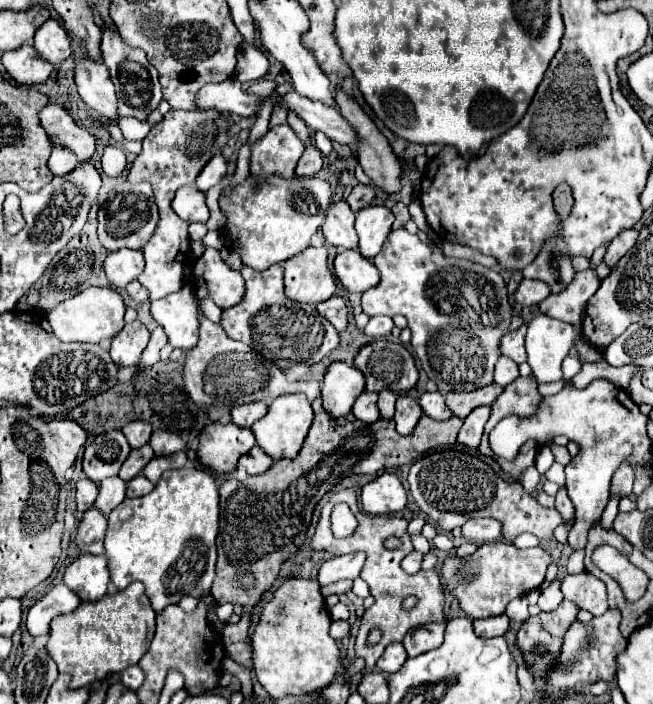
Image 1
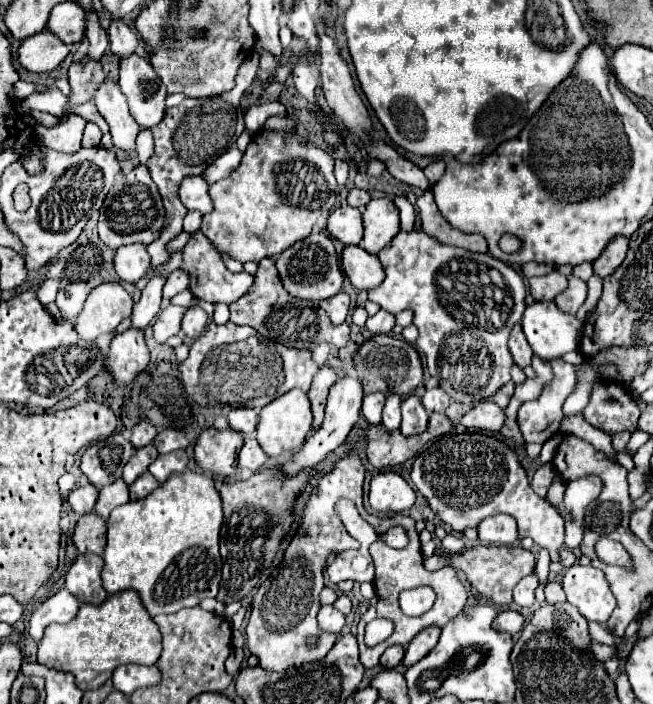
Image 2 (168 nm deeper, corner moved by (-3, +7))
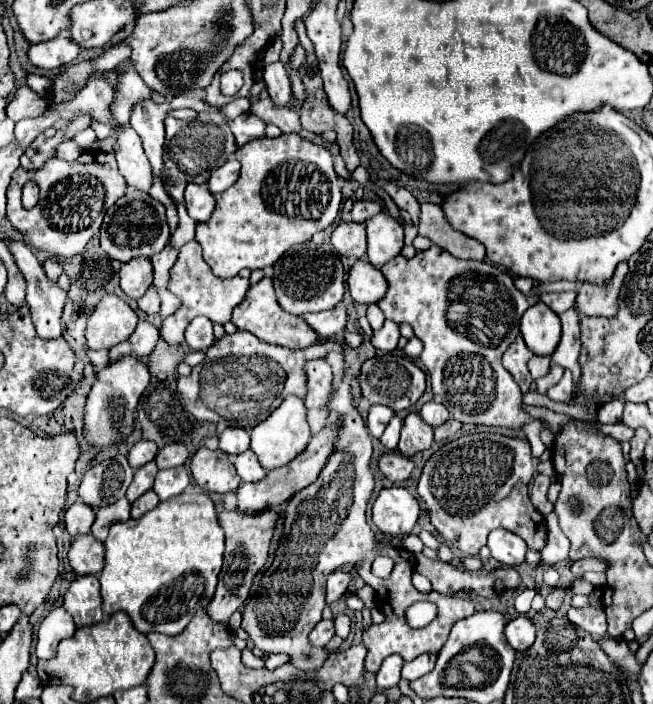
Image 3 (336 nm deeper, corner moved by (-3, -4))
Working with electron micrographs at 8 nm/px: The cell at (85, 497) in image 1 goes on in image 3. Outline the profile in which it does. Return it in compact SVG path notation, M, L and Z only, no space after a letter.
M76 501L76 503L64 513L66 531L68 531L72 537L80 537L80 535L90 533L92 523L94 523L94 511L92 511L92 507L84 507L84 503L80 503L80 501Z

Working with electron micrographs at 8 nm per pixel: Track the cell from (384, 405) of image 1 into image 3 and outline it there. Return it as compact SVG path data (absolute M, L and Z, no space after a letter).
M394 415L392 421L388 423L384 435L380 437L380 443L384 445L386 451L396 451L396 447L398 447L398 439L400 439L400 429L402 429L402 419Z

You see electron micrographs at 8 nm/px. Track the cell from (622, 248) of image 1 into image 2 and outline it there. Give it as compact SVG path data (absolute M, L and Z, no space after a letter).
M616 236L600 254L600 258L594 262L594 274L598 276L608 276L612 274L624 260L628 252L628 238L626 236Z

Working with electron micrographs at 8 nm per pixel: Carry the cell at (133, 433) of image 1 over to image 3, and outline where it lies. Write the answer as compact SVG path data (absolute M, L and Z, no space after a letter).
M138 441L138 443L130 449L130 453L128 453L128 463L130 463L132 469L138 469L138 467L154 461L156 453L158 453L156 443L152 443L152 441Z

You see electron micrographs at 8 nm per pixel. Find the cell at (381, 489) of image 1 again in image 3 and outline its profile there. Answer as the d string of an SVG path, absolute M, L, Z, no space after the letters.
M404 487L382 489L372 507L372 521L386 537L410 535L420 515L414 495Z

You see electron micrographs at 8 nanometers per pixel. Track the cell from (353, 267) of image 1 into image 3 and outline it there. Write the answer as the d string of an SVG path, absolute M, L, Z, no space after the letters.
M364 259L356 261L350 267L346 283L348 283L352 299L356 303L364 303L364 305L378 303L386 295L386 291L388 291L386 277L380 273L380 269L372 267Z

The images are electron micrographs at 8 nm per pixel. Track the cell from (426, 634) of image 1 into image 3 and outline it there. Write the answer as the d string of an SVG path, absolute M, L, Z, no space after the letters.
M424 653L418 659L414 659L402 667L402 677L408 681L416 681L418 677L430 673L434 669L434 663L436 663L436 655Z

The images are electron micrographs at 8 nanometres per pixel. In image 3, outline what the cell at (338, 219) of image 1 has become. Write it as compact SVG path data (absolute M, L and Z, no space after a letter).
M340 223L332 233L332 245L344 257L362 259L366 255L366 225L364 223Z

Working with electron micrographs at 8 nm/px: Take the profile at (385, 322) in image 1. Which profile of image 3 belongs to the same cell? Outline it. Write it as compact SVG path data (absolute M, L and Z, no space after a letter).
M390 319L384 321L384 327L380 331L374 331L372 335L372 345L378 349L378 351L394 351L396 345L398 345L398 339L400 339L400 331L398 331L398 325Z

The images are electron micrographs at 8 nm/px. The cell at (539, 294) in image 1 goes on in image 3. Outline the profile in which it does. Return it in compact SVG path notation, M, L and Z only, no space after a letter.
M570 291L570 293L546 293L546 295L540 297L540 301L544 301L558 315L568 311L574 305L574 299L576 299L576 291Z

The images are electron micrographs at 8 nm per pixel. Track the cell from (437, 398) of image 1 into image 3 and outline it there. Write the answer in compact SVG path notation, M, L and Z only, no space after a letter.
M434 401L426 403L426 405L420 409L420 417L422 417L430 427L434 427L434 429L450 419L448 409L446 409L442 403L434 403Z

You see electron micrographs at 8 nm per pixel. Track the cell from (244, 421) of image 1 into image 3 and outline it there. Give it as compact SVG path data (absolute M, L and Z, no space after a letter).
M228 427L220 435L218 449L228 453L228 455L238 455L238 453L244 453L248 449L248 443L250 443L250 435L244 429Z

